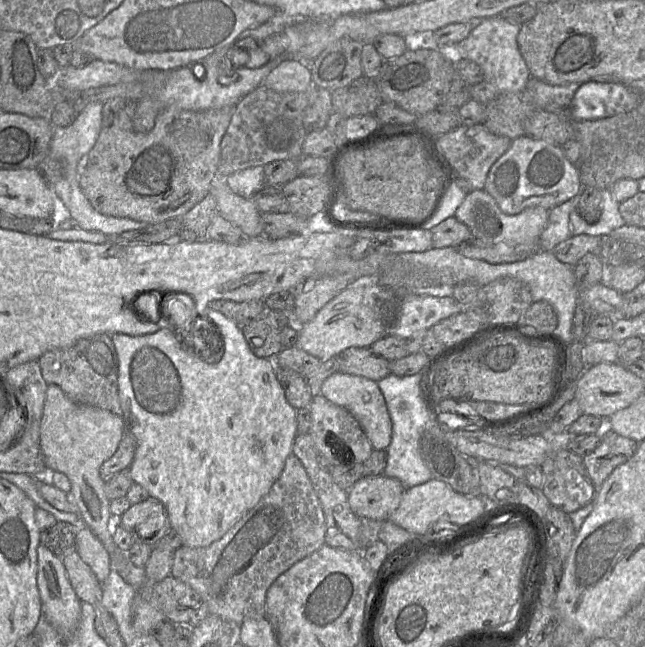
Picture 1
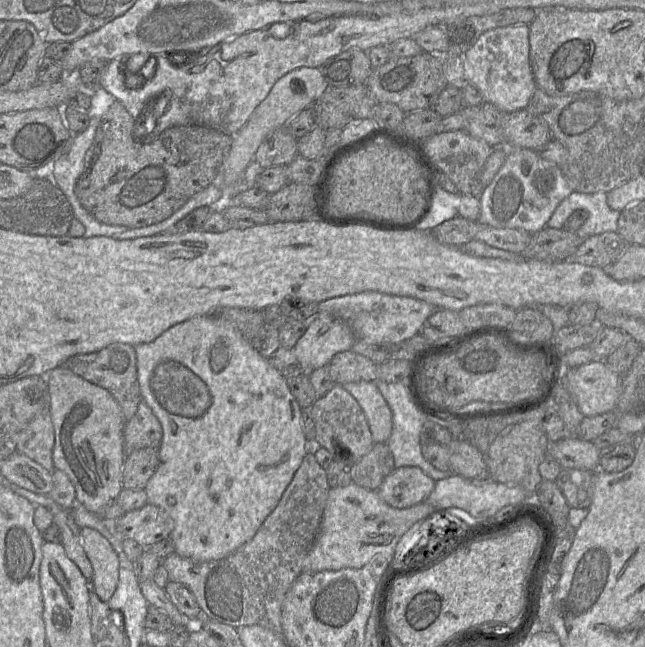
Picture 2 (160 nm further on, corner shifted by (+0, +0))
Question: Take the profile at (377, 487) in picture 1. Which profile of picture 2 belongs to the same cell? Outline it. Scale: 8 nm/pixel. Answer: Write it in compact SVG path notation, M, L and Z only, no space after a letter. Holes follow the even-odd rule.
M404 466L385 477L377 494L389 506L405 509L425 501L434 486L435 481L420 468Z

